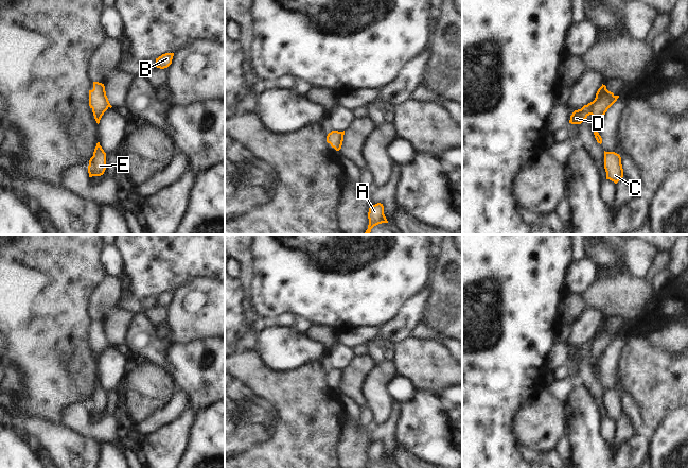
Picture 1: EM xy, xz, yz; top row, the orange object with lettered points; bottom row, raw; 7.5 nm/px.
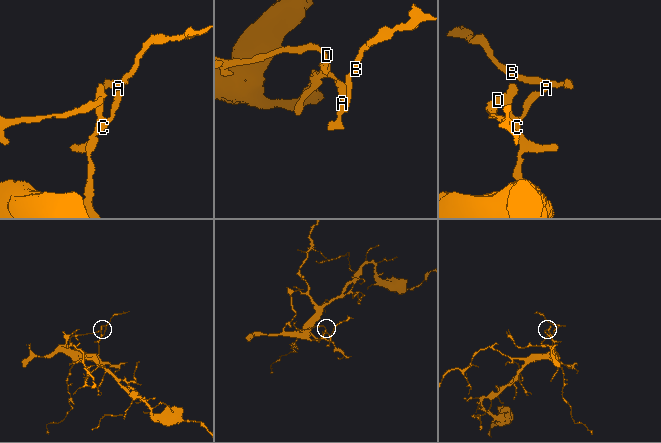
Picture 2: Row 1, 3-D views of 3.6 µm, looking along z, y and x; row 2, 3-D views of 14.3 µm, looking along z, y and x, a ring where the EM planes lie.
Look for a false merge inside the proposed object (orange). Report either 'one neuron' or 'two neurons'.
two neurons

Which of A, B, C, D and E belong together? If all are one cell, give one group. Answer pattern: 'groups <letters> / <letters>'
groups A B C E / D

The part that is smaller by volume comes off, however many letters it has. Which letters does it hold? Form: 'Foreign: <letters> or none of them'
Foreign: D

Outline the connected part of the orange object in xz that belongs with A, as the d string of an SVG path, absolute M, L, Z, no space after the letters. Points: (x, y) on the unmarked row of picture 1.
M377 440L369 446L368 450L369 463L367 468L371 468L374 464L388 461L384 452L384 444L381 440Z

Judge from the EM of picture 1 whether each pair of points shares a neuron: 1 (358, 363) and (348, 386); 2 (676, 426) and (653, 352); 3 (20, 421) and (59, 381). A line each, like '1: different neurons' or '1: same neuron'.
1: same neuron
2: different neurons
3: different neurons

